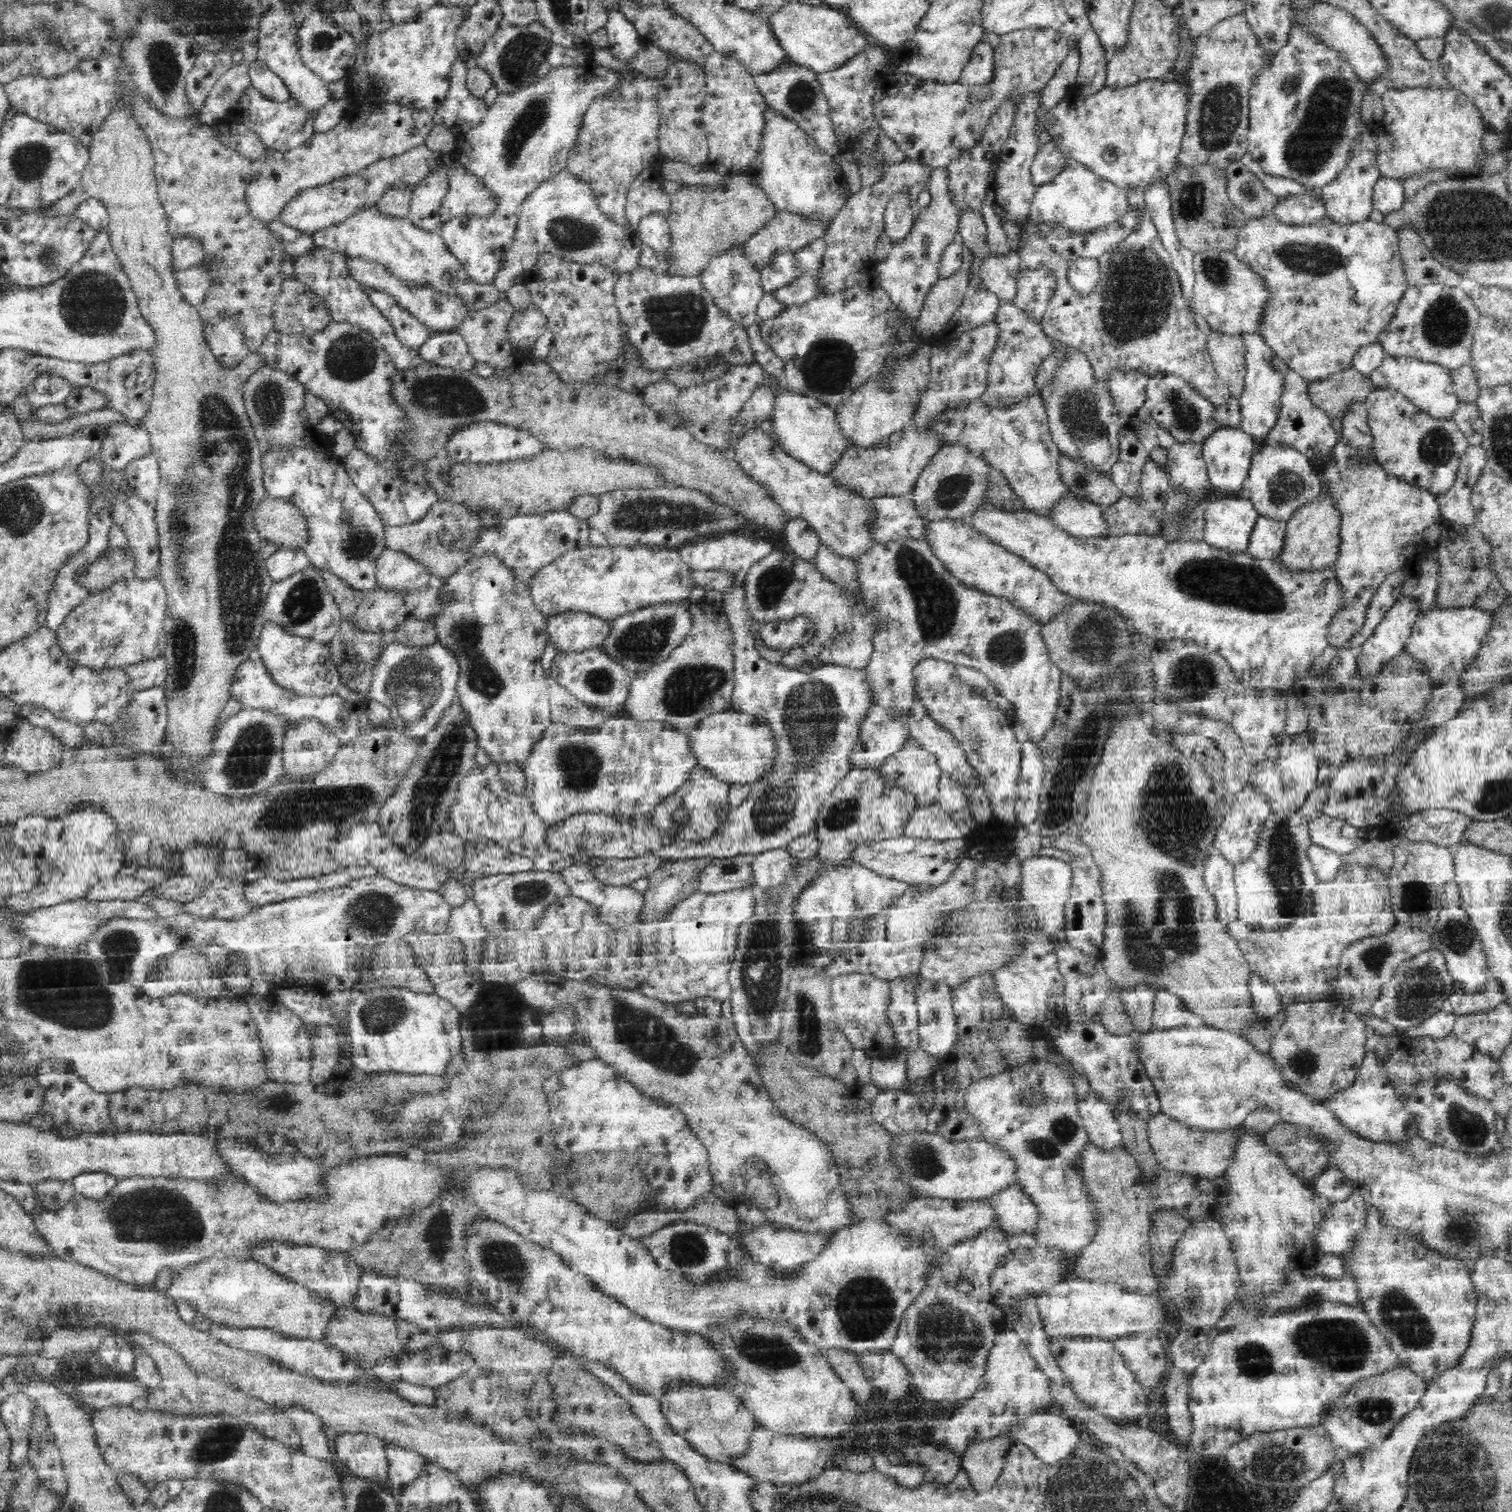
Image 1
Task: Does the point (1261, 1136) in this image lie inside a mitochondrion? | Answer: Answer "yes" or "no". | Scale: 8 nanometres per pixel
no

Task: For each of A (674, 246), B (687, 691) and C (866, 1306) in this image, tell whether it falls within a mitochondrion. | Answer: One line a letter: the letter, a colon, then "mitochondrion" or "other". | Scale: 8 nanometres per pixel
A: other
B: mitochondrion
C: mitochondrion

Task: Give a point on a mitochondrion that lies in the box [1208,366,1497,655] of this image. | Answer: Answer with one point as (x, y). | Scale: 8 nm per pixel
(1437, 446)

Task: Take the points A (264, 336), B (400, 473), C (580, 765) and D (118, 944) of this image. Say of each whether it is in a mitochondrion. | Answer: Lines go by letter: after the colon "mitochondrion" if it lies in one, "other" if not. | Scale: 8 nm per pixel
A: other
B: other
C: mitochondrion
D: mitochondrion

